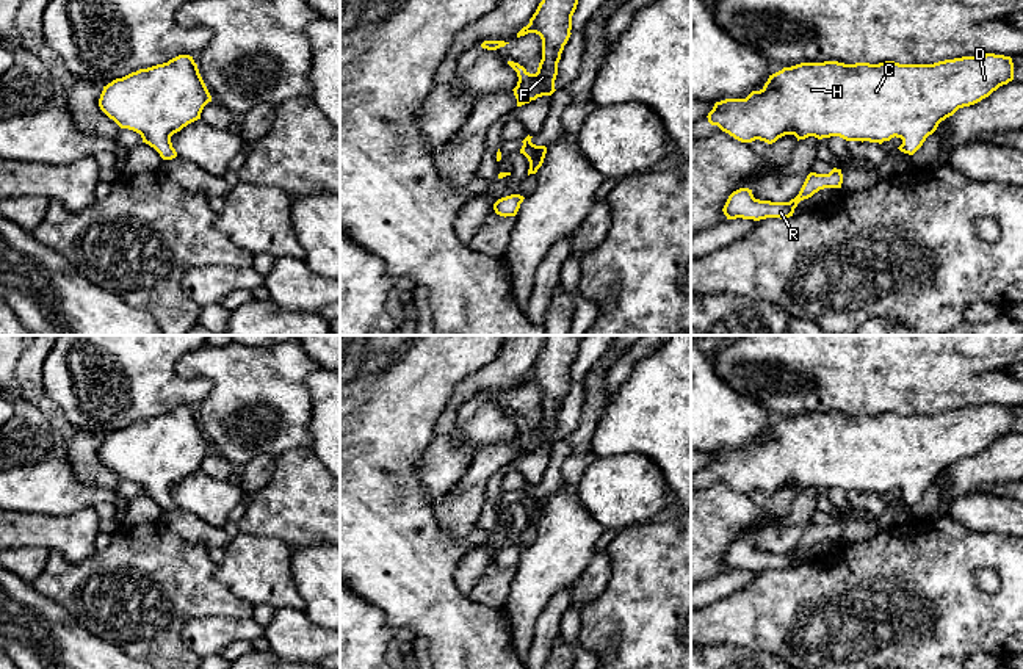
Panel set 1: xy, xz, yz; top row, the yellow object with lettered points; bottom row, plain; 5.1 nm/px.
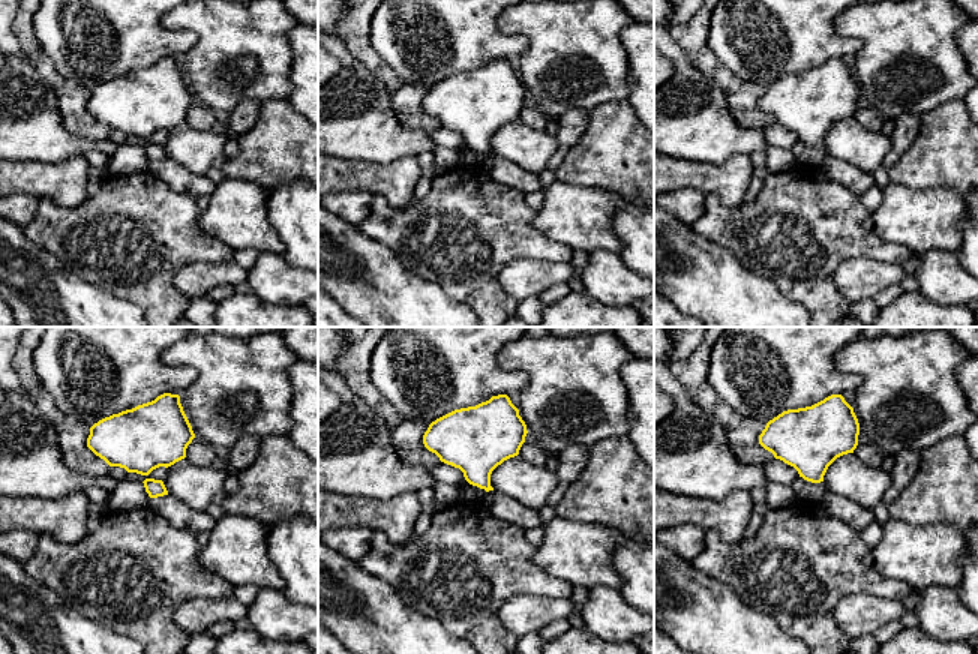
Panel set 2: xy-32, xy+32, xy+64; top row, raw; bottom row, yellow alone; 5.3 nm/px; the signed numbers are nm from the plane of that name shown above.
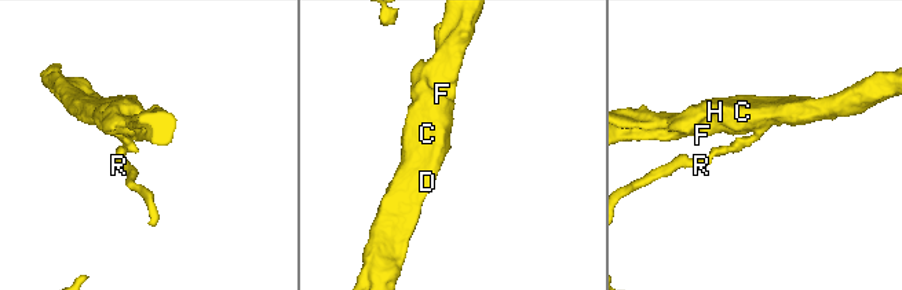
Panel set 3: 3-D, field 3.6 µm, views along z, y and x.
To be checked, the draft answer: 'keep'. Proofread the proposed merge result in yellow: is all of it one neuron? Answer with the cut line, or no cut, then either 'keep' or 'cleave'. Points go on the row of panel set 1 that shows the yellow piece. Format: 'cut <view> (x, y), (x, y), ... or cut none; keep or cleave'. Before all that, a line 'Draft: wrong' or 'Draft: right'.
Draft: right
cut none; keep

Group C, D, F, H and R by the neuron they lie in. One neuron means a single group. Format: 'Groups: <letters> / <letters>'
Groups: C D F H R

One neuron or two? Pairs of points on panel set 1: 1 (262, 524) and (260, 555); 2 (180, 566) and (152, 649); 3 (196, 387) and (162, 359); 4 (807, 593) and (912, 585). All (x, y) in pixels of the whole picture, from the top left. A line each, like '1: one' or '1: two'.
1: two
2: one
3: one
4: one

